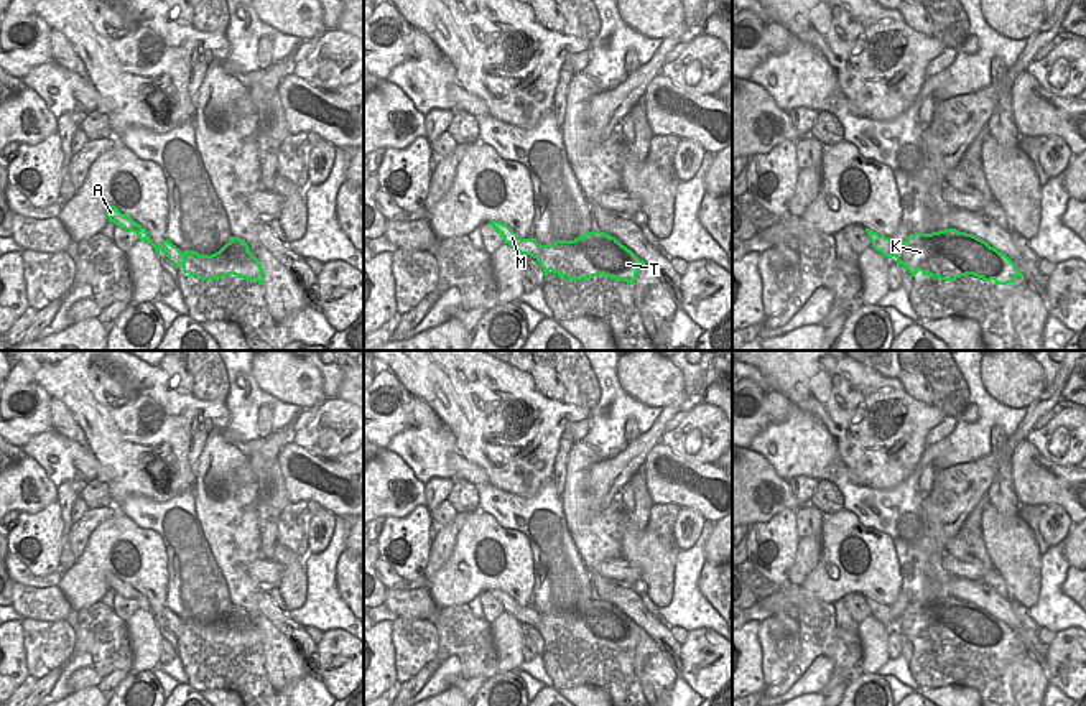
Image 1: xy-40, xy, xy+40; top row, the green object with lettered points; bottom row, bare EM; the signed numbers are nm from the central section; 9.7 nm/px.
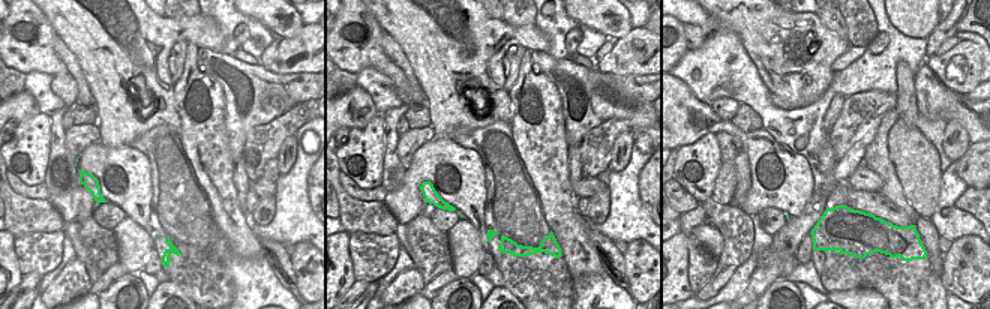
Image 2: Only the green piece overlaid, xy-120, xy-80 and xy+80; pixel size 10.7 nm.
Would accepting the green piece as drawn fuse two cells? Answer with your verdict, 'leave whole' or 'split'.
leave whole

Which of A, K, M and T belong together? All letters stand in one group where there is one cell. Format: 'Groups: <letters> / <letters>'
Groups: A K M T

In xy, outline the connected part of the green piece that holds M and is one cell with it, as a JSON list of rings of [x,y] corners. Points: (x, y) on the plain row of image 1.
[[[490,589],[489,592],[504,606],[504,612],[512,614],[522,625],[533,625],[545,645],[550,640],[568,648],[604,643],[614,650],[625,648],[627,653],[635,653],[643,630],[615,606],[601,599],[587,601],[574,609],[541,614],[535,607],[518,606],[504,591]]]

